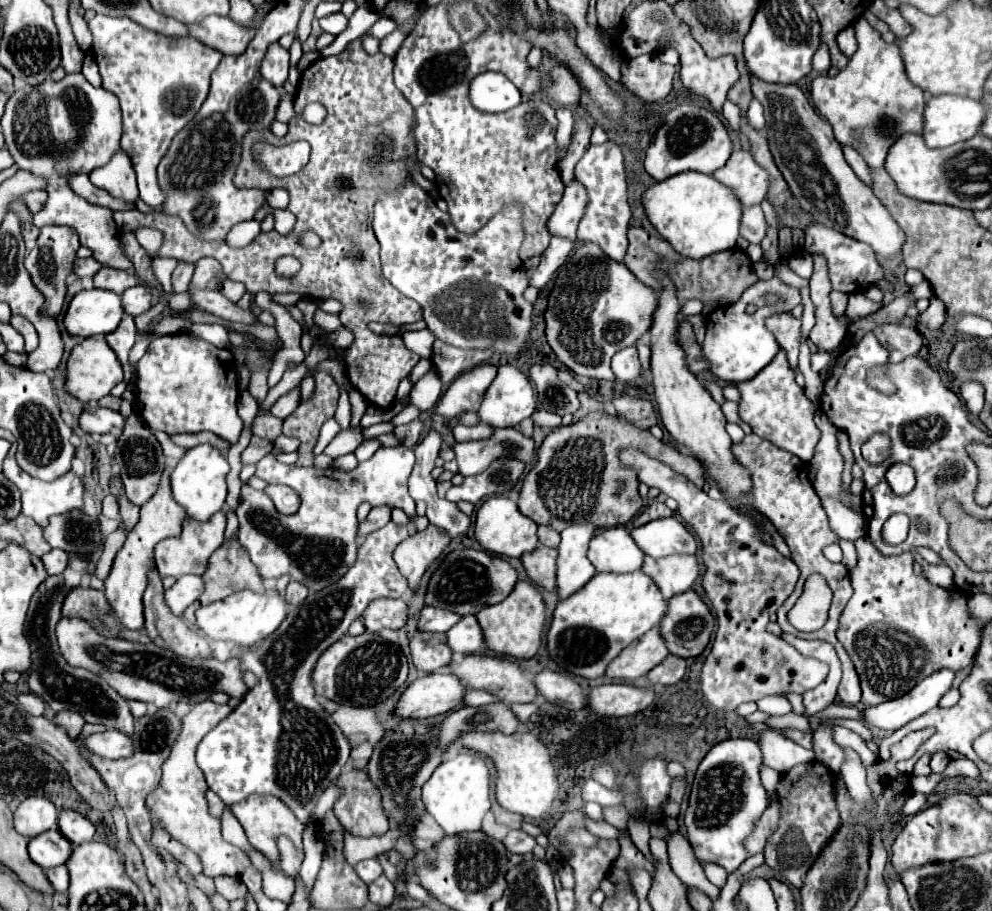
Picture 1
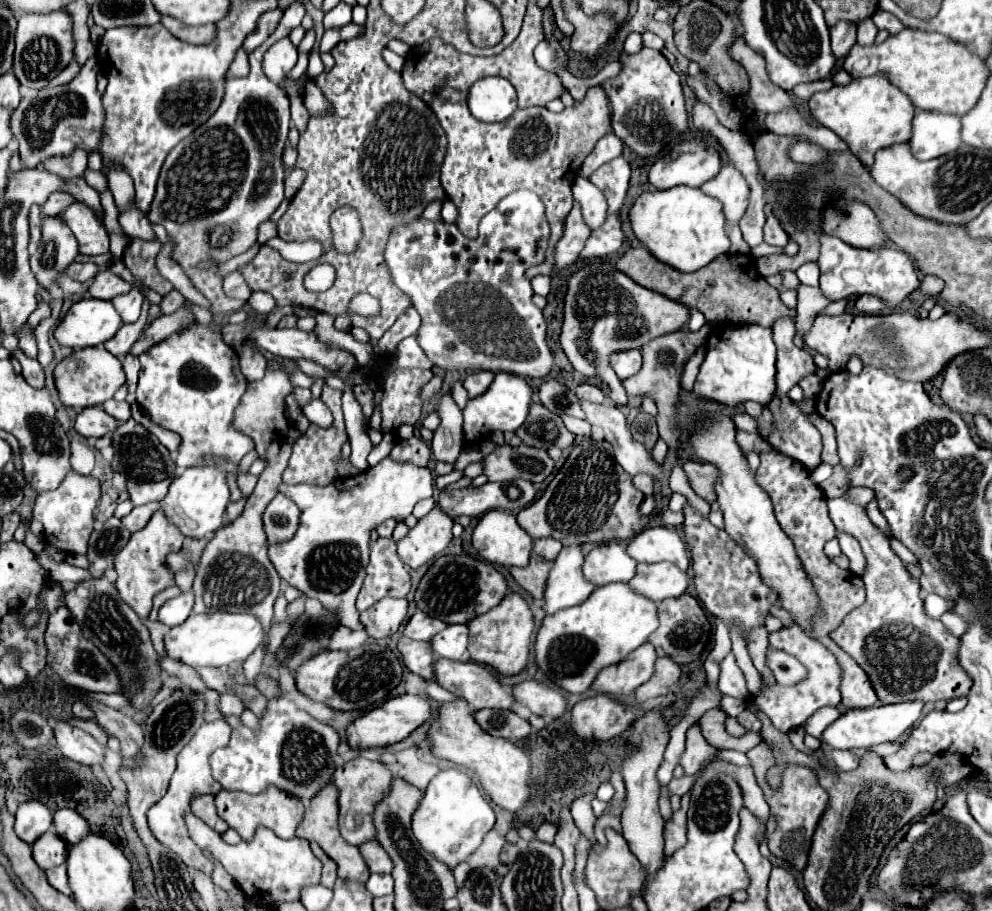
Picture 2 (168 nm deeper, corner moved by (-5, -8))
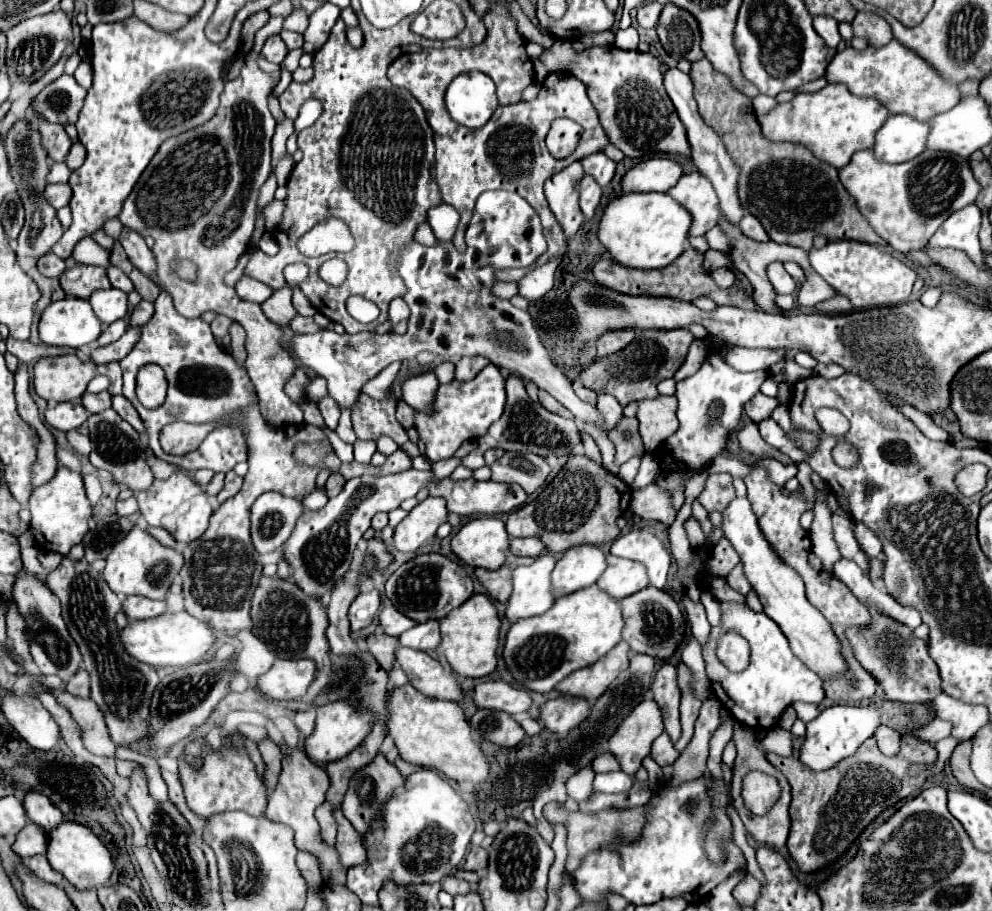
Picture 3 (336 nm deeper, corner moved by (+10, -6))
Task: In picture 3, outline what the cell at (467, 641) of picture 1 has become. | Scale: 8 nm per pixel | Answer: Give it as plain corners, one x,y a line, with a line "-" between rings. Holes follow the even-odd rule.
429,620
423,624
417,624
415,628
403,632
399,636
401,646
413,648
413,650
435,650
441,642
441,630
439,630
439,622
437,620

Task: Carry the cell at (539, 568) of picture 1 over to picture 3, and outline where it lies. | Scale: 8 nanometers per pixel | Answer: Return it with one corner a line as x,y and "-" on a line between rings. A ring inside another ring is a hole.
509,554
507,560
505,560
505,564
499,570
491,572
491,570
485,570
485,568
477,568
475,574
477,574
479,582
489,590
489,596
493,600
505,604
505,602
509,602
509,596
513,592
513,580
511,580
513,568
527,566
531,562
533,562
533,558
521,558
521,556

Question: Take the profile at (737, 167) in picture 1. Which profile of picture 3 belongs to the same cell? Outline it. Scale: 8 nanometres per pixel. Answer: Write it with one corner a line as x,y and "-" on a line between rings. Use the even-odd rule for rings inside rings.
691,172
681,176
681,180
669,190
669,194
689,208
693,216
693,226
689,230
689,236
703,236
709,232
715,224
719,224
723,212
719,208
717,192
709,178
705,178
701,172

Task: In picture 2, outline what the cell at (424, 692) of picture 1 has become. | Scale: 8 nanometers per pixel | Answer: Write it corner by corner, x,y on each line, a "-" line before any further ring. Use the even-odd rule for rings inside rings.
404,694
404,696
396,696
386,700
382,706
364,712
362,716
358,716
356,720
352,720
346,728
348,734
348,746
352,750
366,750
366,748
376,748
376,746
390,746
396,744
400,740
404,740
406,736
410,736
412,730
416,730
418,726
422,726
426,720
430,718
430,704
416,694

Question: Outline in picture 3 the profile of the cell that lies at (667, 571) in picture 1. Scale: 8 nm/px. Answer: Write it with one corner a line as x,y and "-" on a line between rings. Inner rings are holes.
609,554
607,570
597,580
599,588
603,588
607,594
615,598
631,596
633,592
639,592
649,586
649,576
645,576
645,566
637,564
633,560
617,558

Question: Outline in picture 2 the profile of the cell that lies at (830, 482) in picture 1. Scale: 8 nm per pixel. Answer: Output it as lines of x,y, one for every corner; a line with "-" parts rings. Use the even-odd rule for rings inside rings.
830,498
828,508
830,508
830,518
832,518
836,530
854,536
860,542
860,546
868,558
868,572
866,572
866,576
862,576
862,580
866,584
866,602
864,602
864,606
860,606
852,614
848,614
848,618
844,618
842,626
832,634
834,642
842,650
846,650
864,668
864,672
870,676
872,686
882,704
914,702
914,700
920,700
920,702
946,700
948,702
948,700
966,696
972,686
972,680
958,664
958,658
956,658
958,638
948,634
940,620
932,620
924,614
920,586
918,586
918,582
914,582
910,578
902,560
892,552
890,540
870,522
864,508
852,504
844,498

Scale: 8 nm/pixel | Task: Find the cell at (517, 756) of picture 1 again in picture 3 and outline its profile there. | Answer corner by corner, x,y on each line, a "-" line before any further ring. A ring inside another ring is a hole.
411,684
395,688
391,698
389,736
395,740
403,760
439,770
455,782
483,784
489,776
489,756
481,750
479,742
471,738
471,726
457,702
429,698
417,692

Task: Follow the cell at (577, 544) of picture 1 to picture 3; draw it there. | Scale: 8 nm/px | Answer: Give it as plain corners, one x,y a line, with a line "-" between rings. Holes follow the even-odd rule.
543,552
531,566
515,568
513,572
513,594
507,602
507,620
517,622
521,618
537,616
547,612
557,596
551,584
551,572
557,558
551,552

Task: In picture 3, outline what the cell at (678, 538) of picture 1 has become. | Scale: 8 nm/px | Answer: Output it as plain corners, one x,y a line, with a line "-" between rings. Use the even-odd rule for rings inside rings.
629,530
623,532
609,548
613,556
629,558
643,562
647,566
647,574
653,586
663,588
667,580
667,570
671,566
671,554
665,544
651,532
645,530

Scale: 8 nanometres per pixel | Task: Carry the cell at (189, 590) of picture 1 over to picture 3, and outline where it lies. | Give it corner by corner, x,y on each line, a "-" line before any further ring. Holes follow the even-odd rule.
129,596
123,602
123,610
127,618
135,620
147,620
161,616
167,610
167,600
151,600
151,598
141,598
141,596

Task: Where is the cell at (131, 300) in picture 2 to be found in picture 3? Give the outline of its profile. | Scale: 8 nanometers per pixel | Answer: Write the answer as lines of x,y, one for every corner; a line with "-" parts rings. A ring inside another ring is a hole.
109,288
109,290
97,290
91,294
89,298
97,318
103,322
103,324
111,324
119,318
123,318
129,310
129,304
127,304
127,294
117,290
117,288

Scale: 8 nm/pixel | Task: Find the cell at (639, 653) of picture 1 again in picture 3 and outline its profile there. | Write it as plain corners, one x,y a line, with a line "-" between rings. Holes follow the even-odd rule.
619,642
605,658
599,658
593,666
575,670
569,674
557,690
569,696
579,698
599,698
605,694
605,688
629,666
629,644

